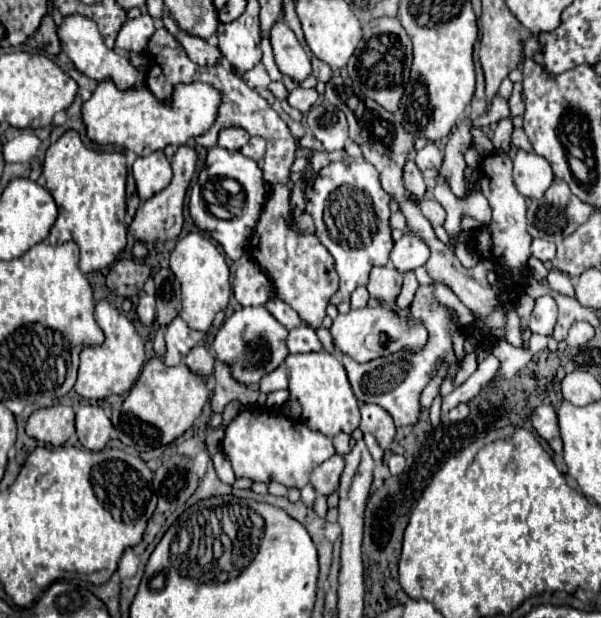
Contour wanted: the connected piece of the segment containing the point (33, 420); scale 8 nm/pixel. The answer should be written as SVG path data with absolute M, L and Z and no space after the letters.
M53 405L35 411L27 421L27 435L51 443L55 447L63 445L75 433L75 413L69 405Z

